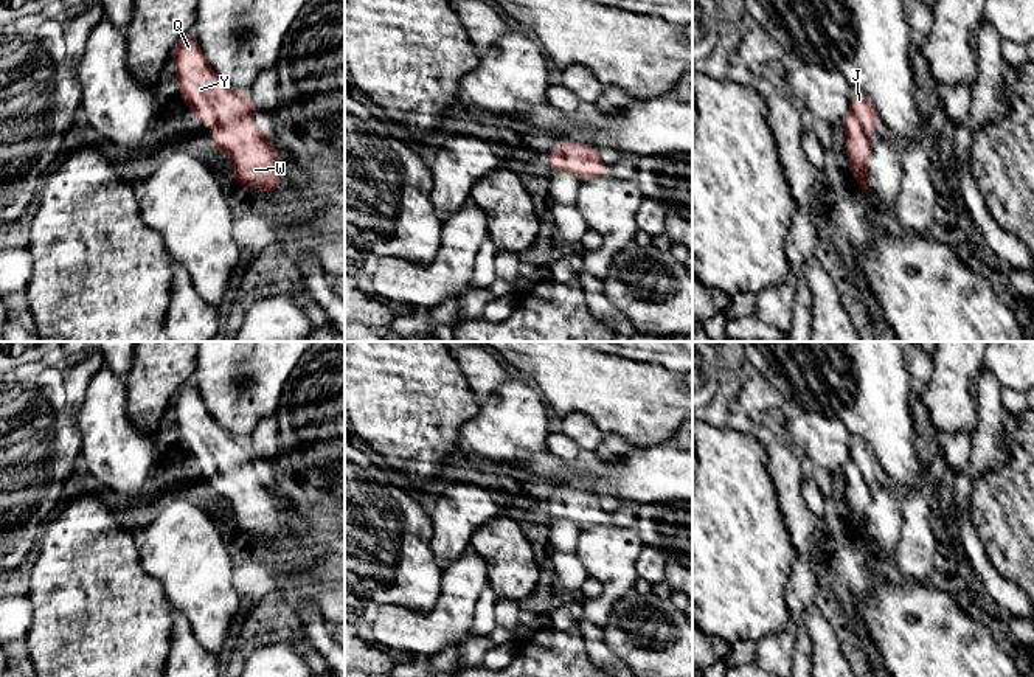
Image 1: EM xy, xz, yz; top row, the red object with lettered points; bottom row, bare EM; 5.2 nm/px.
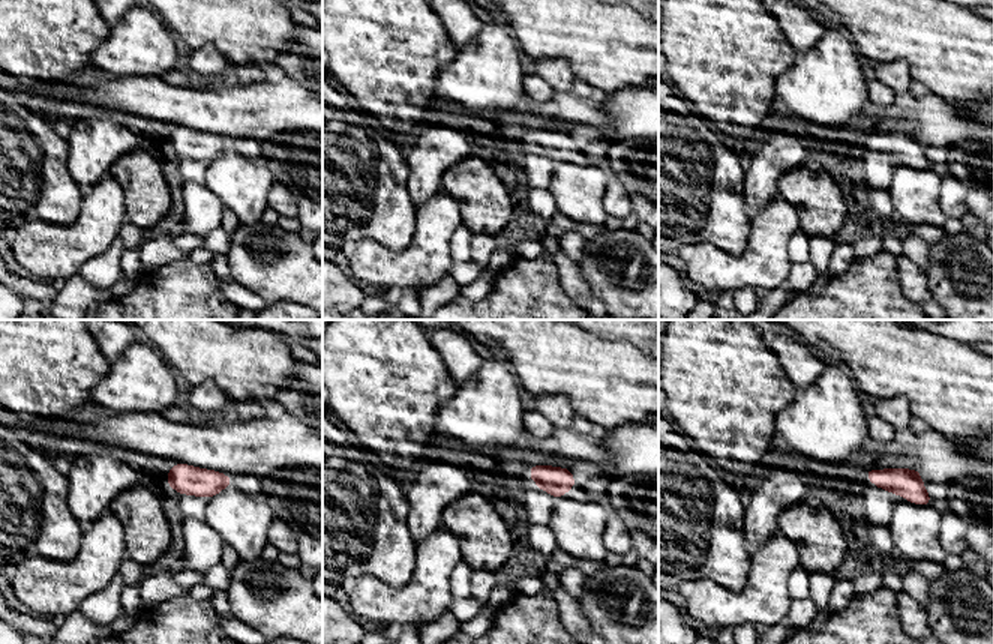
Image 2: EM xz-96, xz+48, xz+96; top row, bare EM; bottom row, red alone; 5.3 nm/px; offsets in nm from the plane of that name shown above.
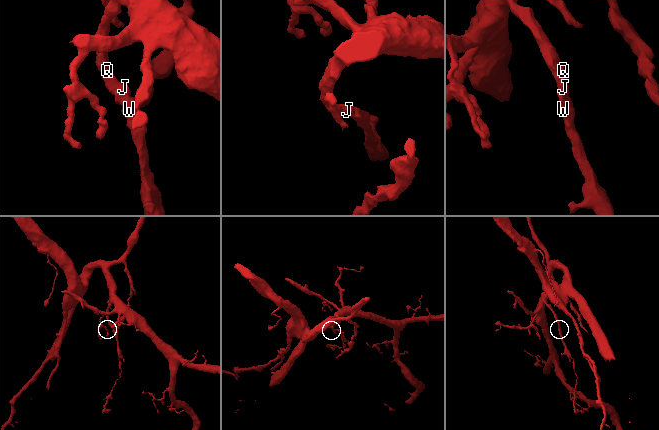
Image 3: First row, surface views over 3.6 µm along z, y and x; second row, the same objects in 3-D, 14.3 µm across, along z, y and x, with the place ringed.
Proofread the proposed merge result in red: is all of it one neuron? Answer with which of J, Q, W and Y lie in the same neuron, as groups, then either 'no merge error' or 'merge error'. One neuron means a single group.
J Q W Y; no merge error

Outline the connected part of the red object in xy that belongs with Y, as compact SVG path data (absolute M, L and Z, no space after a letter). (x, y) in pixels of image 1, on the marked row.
M193 33L180 39L174 51L175 78L179 79L182 99L200 121L216 126L211 130L213 149L222 149L233 158L234 168L230 177L252 189L273 191L279 188L283 175L279 174L275 141L264 135L250 118L258 112L253 99L245 99L214 73Z

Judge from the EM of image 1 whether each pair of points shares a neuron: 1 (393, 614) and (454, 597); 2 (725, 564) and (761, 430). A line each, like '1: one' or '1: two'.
1: one
2: two

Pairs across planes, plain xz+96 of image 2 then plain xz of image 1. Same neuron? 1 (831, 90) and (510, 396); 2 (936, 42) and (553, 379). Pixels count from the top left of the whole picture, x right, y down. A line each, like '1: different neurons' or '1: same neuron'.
1: same neuron
2: same neuron

